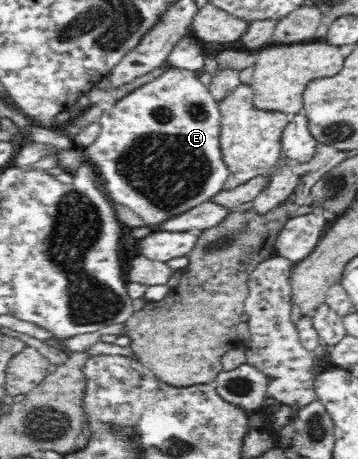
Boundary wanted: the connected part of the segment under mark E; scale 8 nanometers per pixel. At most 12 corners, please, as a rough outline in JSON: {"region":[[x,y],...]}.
{"region":[[170,67],[83,149],[149,228],[230,175],[199,71]]}

